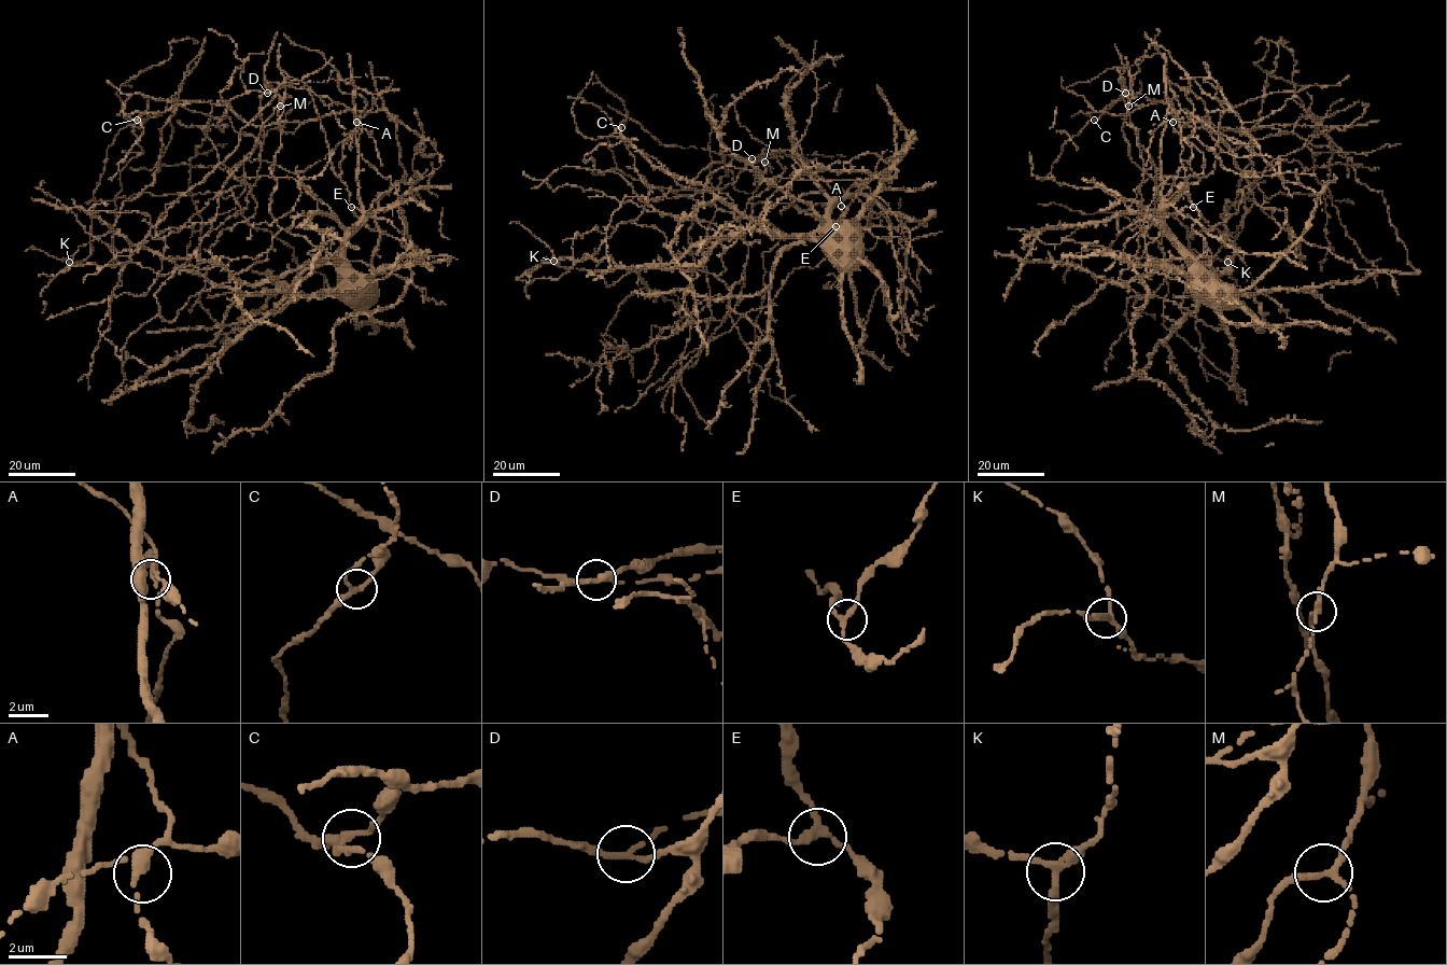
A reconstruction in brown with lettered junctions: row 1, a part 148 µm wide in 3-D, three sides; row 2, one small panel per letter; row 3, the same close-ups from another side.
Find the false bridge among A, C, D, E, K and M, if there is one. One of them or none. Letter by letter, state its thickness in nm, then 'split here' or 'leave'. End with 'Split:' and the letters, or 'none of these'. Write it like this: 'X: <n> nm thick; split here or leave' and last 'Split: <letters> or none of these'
A: 260 nm thick; leave
C: 240 nm thick; leave
D: 220 nm thick; split here
E: 240 nm thick; leave
K: 240 nm thick; leave
M: 240 nm thick; leave
Split: D

